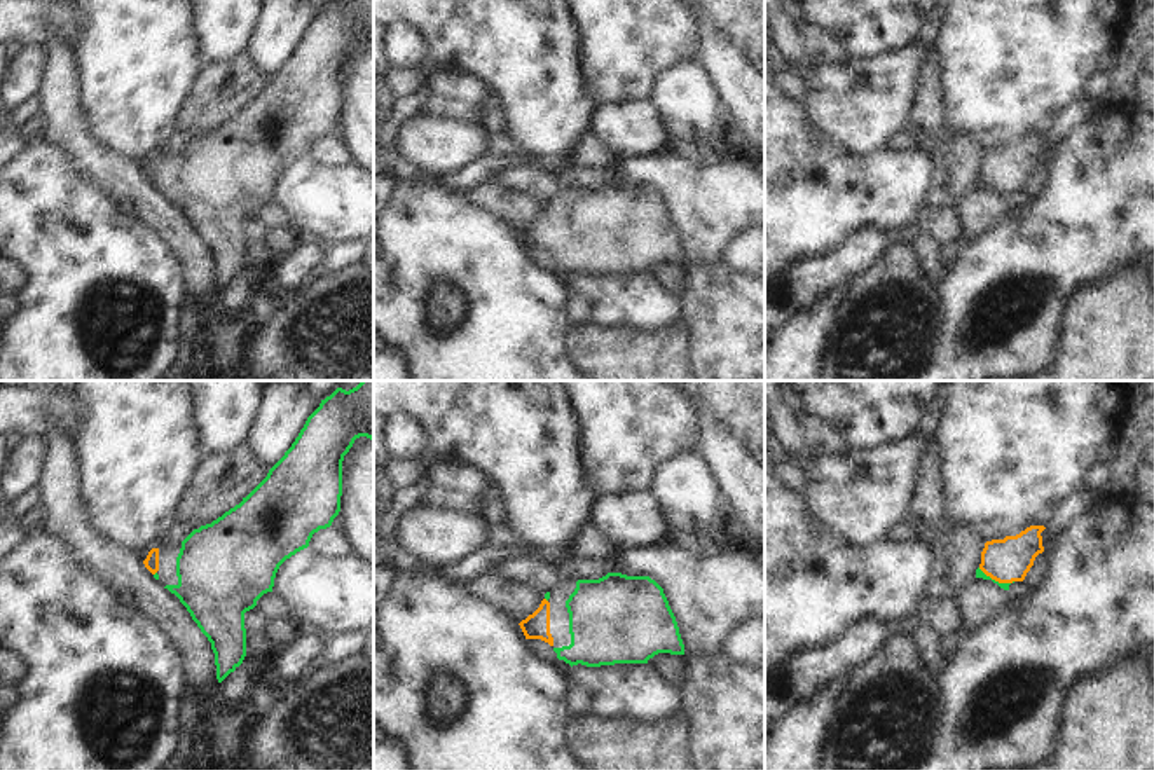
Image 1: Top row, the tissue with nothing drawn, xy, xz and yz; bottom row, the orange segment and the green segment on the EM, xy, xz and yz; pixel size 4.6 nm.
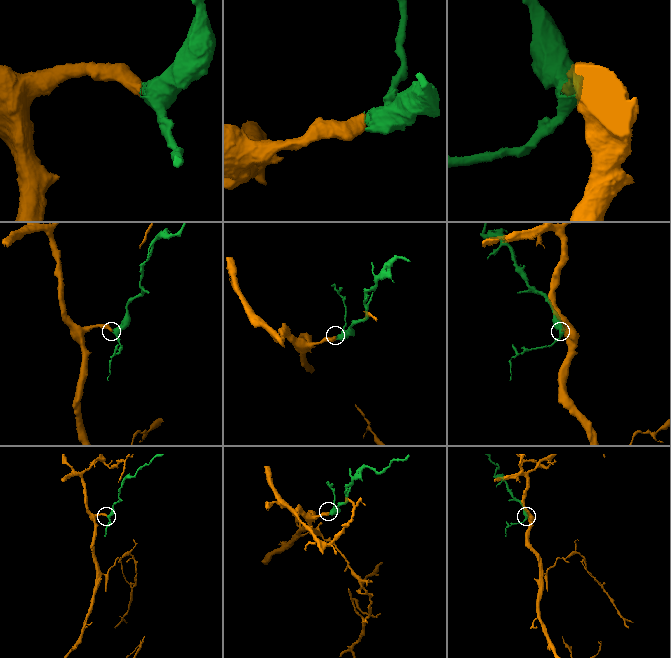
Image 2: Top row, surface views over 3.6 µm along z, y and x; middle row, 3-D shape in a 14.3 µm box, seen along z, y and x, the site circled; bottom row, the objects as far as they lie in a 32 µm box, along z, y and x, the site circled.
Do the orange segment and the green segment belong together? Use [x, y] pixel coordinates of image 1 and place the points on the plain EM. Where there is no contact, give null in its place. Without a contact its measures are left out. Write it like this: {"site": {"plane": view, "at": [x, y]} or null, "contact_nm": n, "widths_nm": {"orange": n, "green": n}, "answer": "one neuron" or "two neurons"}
{"site": {"plane": "yz", "at": [996, 189]}, "contact_nm": 180, "widths_nm": {"orange": 200, "green": 40}, "answer": "one neuron"}

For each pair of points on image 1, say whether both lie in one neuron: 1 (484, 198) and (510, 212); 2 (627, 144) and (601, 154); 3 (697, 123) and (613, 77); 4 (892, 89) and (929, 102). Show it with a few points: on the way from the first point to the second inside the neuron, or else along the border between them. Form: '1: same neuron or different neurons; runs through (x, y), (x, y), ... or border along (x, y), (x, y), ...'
1: same neuron; runs through (491, 198), (503, 205)
2: different neurons; border along (589, 130), (615, 156)
3: different neurons; border along (676, 65), (671, 65), (655, 77), (648, 98)
4: different neurons; border along (929, 58), (922, 70), (910, 123)

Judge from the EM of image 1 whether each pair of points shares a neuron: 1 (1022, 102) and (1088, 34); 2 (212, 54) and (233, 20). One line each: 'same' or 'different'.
1: same
2: same

